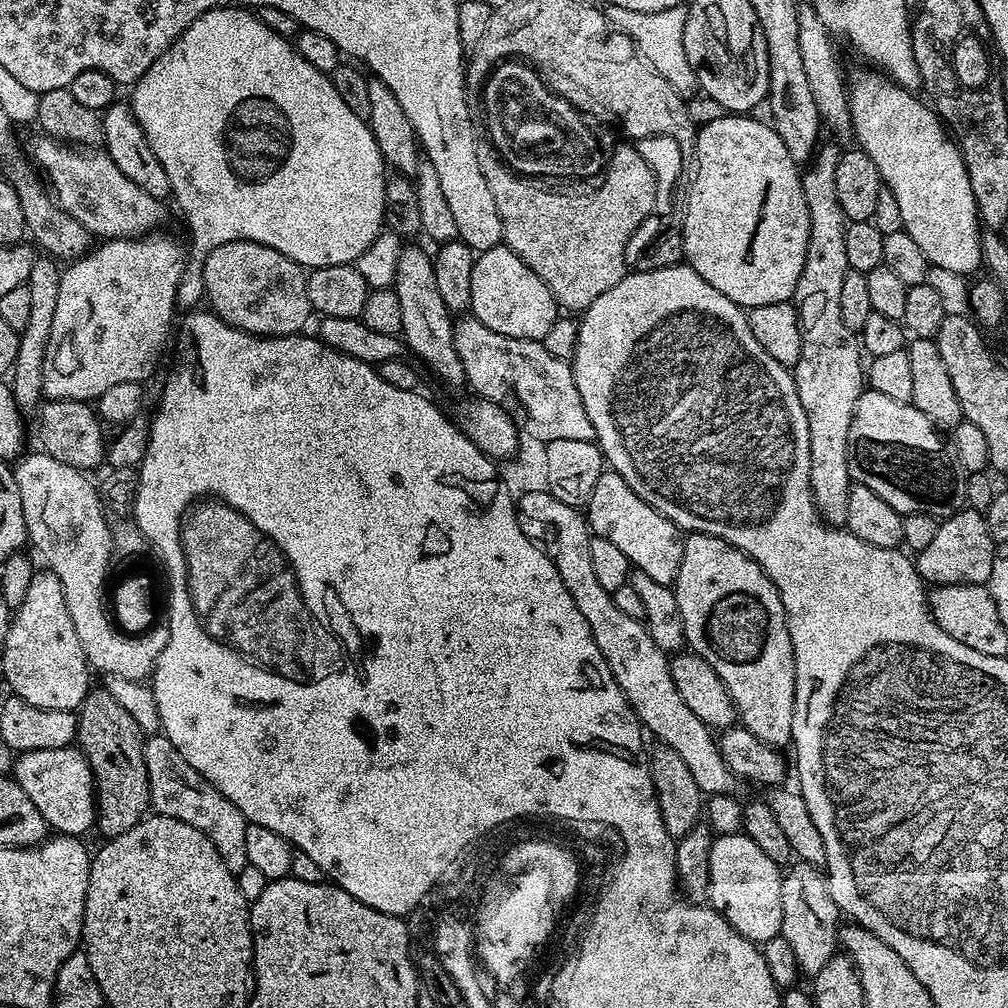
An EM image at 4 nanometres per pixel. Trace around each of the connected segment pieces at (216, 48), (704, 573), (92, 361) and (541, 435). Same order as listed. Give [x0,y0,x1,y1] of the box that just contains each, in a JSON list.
[[130,6,386,270],[674,532,796,746],[42,230,186,402],[453,314,595,441]]

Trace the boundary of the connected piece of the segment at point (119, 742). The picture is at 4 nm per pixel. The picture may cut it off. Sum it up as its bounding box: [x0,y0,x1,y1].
[76,686,150,838]

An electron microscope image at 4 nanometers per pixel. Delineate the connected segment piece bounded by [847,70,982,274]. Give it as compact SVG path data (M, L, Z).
M867 71L858 73L856 81L853 84L851 82L850 87L847 89L851 135L853 137L856 136L857 142L860 143L857 144L859 151L866 153L870 158L870 162L874 162L874 166L878 166L878 174L880 175L883 187L889 188L894 194L894 198L898 202L898 207L902 210L902 231L910 234L910 238L914 238L914 242L918 242L919 248L922 249L922 254L926 254L928 263L931 266L942 266L942 270L954 270L961 274L969 274L968 272L974 271L976 267L979 269L982 264L980 258L980 234L982 225L979 216L976 214L974 190L970 190L970 178L966 174L966 166L964 165L964 159L960 153L957 141L950 138L940 117L936 115L935 111L923 99L920 101L916 97L917 93L915 91L903 88L902 85L894 83L891 78L884 75L883 71Z

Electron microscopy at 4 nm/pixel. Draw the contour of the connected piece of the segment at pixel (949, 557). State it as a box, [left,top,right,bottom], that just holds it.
[914,506,997,586]

